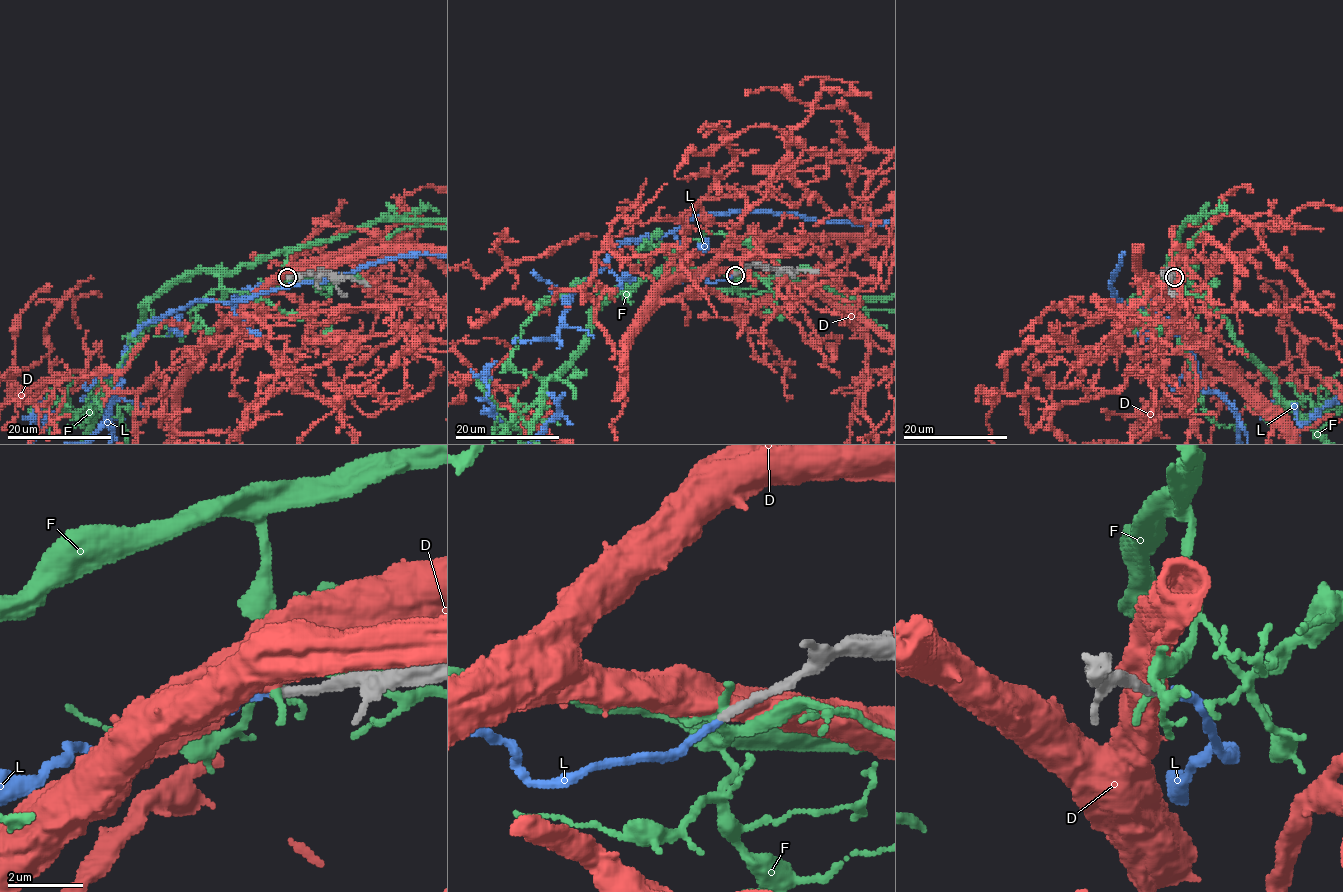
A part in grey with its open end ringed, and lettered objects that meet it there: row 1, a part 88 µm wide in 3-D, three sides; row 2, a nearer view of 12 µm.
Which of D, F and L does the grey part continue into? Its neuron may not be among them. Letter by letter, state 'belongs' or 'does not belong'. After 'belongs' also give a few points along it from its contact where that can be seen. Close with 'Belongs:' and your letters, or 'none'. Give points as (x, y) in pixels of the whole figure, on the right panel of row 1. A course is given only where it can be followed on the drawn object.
D: does not belong
F: does not belong
L: belongs
Belongs: L

